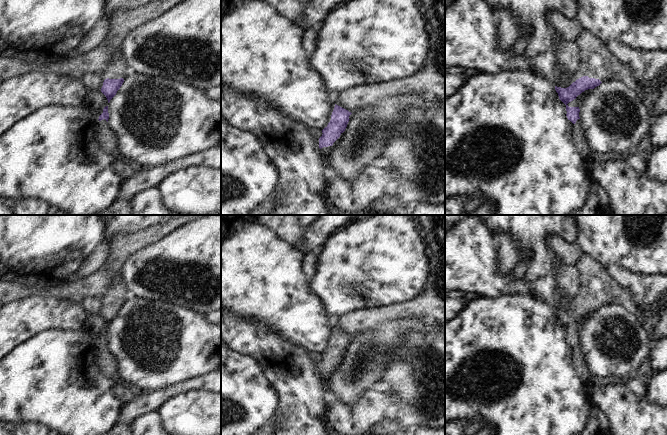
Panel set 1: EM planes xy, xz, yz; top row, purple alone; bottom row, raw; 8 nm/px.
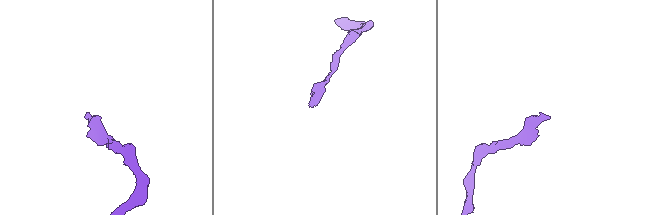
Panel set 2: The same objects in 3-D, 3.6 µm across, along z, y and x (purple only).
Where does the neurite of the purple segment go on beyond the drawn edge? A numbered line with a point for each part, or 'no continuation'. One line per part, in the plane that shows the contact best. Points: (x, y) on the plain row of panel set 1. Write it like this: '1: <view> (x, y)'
1: xz (326, 376)

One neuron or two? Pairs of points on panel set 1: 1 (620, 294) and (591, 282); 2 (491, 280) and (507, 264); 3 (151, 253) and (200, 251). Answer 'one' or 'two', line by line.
1: one
2: two
3: one

